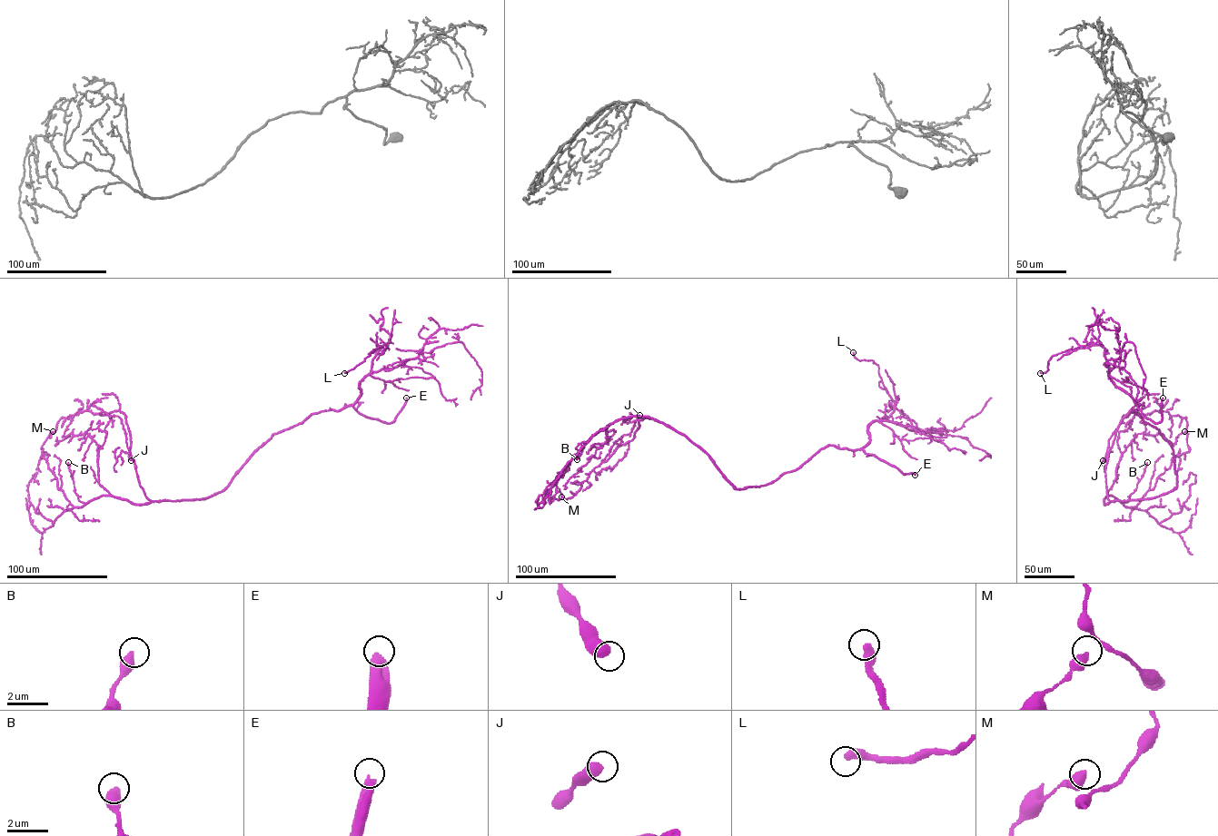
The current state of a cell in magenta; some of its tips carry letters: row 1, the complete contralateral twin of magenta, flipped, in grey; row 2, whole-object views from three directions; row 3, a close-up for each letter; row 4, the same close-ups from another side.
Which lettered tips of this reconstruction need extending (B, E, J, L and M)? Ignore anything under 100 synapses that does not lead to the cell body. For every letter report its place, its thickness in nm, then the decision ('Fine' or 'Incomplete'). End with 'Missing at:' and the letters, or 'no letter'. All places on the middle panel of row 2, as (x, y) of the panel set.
B: Place: (577, 459). Thickness 500 nm. Fine
E: Place: (915, 475). Thickness 440 nm. Incomplete
J: Place: (639, 415). Thickness 550 nm. Fine
L: Place: (853, 352). Thickness 420 nm. Fine
M: Place: (561, 496). Thickness 320 nm. Fine
Missing at: E

